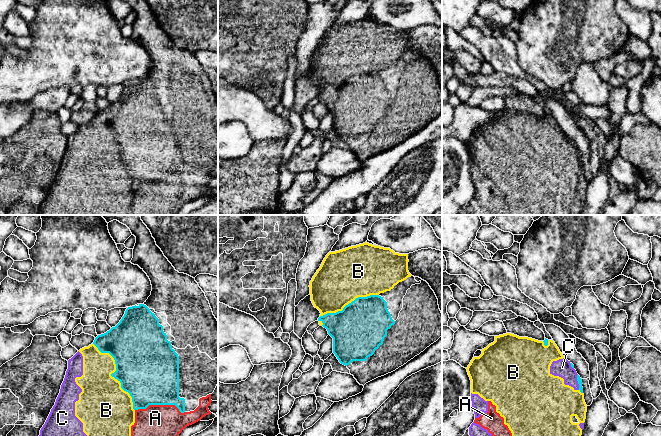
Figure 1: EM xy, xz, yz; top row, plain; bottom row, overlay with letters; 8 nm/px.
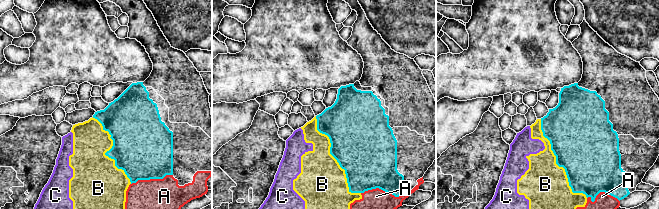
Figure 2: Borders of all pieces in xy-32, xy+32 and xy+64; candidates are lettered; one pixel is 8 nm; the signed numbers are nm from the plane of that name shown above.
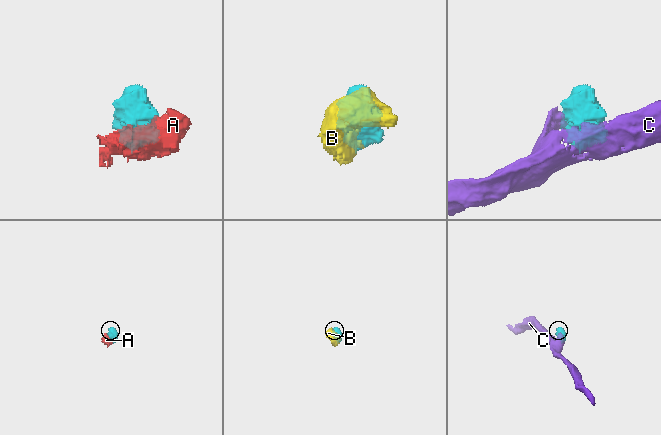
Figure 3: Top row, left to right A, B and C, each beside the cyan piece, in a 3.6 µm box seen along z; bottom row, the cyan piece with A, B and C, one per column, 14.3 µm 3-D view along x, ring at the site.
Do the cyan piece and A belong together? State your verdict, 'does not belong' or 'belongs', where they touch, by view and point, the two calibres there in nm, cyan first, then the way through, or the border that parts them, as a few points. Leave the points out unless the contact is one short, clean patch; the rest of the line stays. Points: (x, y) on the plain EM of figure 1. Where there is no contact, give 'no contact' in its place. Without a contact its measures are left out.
belongs; meets cyan in xy at (160, 180); 460 nm thick on the cyan side, 380 nm on the other

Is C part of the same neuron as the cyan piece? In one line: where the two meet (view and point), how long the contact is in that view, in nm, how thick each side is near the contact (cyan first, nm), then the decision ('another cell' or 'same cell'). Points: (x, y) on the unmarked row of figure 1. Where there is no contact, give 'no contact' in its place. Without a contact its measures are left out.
meets cyan in yz at (578, 158); contact 130 nm long; 40 nm thick on the cyan side, 140 nm on the other; same cell

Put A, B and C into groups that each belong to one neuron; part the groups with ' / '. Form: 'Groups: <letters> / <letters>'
Groups: A B C

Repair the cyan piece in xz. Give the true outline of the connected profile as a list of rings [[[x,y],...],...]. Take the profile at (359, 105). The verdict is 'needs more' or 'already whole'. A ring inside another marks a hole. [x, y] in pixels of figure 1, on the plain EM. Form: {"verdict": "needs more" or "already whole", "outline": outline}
{"verdict": "needs more", "outline": [[[365,18],[339,27],[329,28],[310,57],[311,77],[314,83],[321,89],[318,94],[319,101],[326,104],[328,110],[333,114],[333,129],[339,138],[350,146],[350,150],[354,152],[360,161],[364,162],[378,153],[395,147],[419,131],[442,112],[442,88],[439,85],[438,75],[426,57],[419,53],[414,53],[409,49],[408,38],[408,30],[395,29],[390,24],[375,22]]]}

